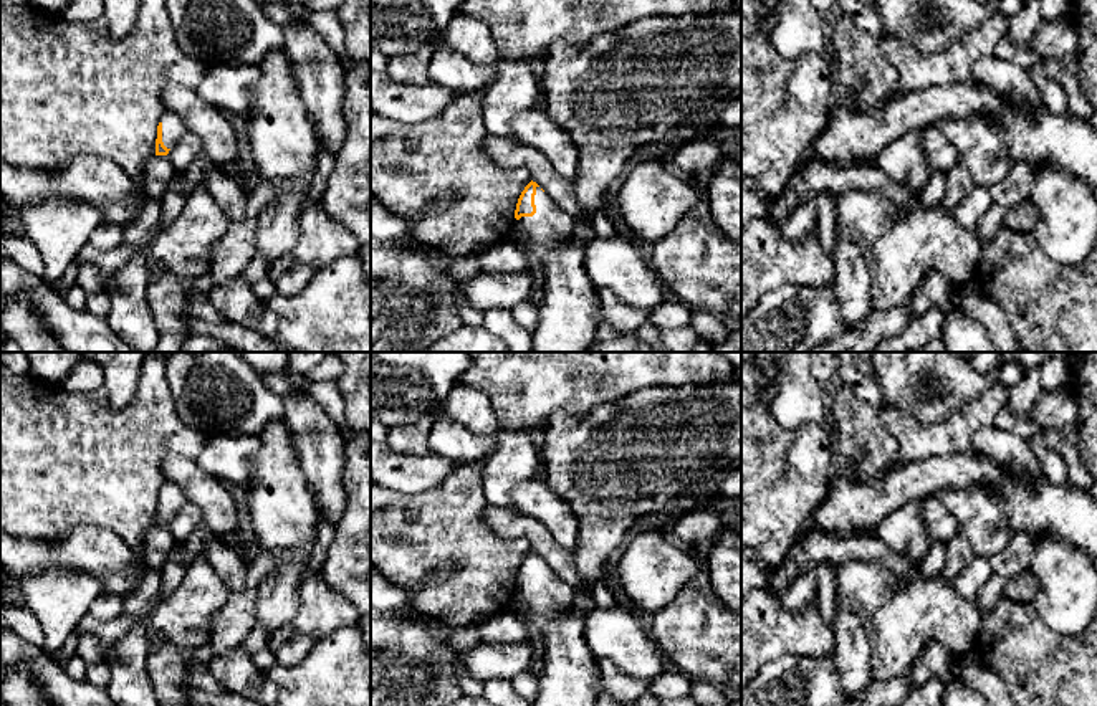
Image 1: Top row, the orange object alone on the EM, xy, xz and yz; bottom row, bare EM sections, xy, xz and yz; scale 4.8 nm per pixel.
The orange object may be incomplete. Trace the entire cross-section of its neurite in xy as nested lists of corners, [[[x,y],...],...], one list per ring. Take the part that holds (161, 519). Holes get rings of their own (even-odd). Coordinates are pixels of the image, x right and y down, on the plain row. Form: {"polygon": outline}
{"polygon": [[[165,481],[157,496],[156,526],[167,526],[185,501],[184,491],[175,483]]]}

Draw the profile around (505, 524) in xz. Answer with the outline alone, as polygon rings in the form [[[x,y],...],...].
[[[491,504],[483,509],[483,519],[500,537],[528,539],[531,551],[549,564],[566,584],[572,589],[582,585],[574,564],[574,552],[563,547],[541,522]]]

